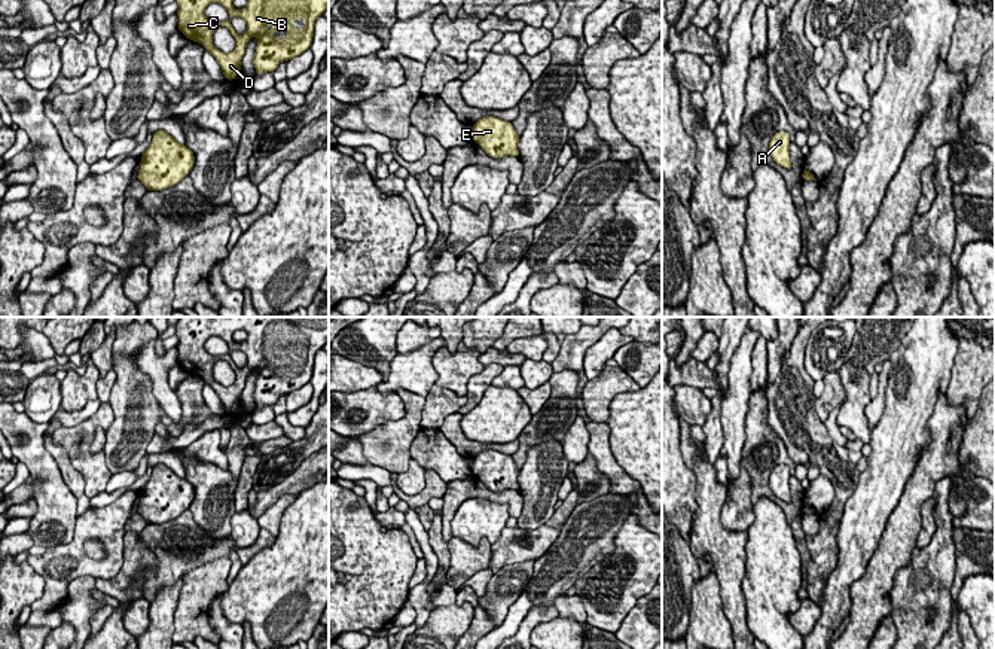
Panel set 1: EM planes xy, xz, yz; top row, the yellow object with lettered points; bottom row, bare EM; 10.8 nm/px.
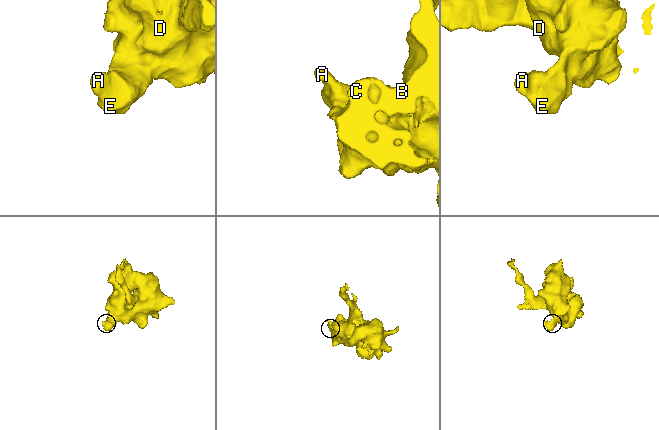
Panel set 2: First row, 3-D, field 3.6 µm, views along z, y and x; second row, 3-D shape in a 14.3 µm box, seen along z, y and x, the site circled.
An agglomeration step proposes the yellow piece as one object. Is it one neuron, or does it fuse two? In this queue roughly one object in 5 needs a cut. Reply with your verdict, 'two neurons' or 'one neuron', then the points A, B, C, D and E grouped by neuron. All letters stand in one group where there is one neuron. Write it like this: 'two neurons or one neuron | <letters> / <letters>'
one neuron | A B C D E

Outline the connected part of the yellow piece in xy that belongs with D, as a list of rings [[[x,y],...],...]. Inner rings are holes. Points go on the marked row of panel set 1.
[[[176,0],[178,4],[178,31],[189,40],[198,42],[220,64],[225,79],[235,80],[241,71],[241,60],[251,37],[259,40],[253,58],[256,76],[277,70],[281,61],[289,61],[308,51],[314,37],[318,16],[329,9],[329,0],[247,0],[247,6],[235,9],[234,0]],[[211,3],[222,4],[229,18],[211,22],[205,16],[205,7]],[[234,16],[247,22],[247,31],[238,34],[231,24]],[[284,21],[287,36],[281,40],[274,37],[275,22]],[[226,27],[235,39],[232,52],[222,52],[213,42],[216,28]]]

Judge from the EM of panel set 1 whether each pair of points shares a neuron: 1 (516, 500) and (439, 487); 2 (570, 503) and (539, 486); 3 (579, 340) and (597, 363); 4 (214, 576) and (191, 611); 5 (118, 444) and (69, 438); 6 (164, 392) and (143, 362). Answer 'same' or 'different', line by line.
1: different
2: different
3: different
4: same
5: different
6: same

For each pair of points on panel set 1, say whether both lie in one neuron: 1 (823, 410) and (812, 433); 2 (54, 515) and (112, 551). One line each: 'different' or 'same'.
1: different
2: different

